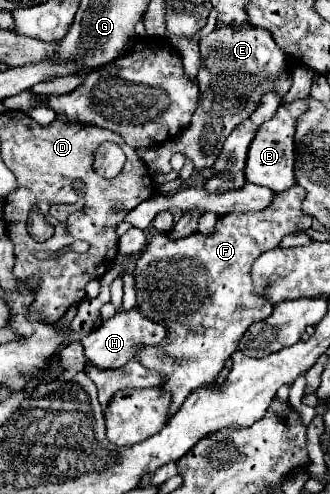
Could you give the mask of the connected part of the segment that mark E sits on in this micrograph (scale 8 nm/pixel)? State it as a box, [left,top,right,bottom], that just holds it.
[148,29,289,175]

